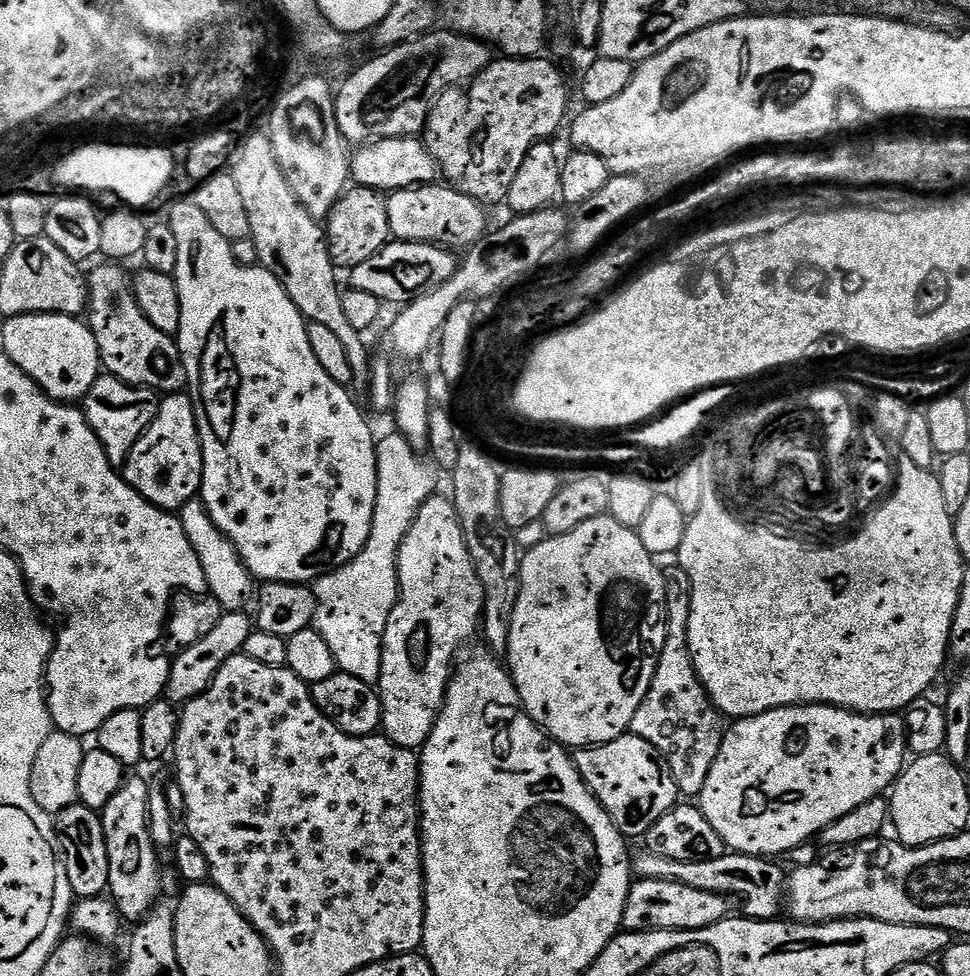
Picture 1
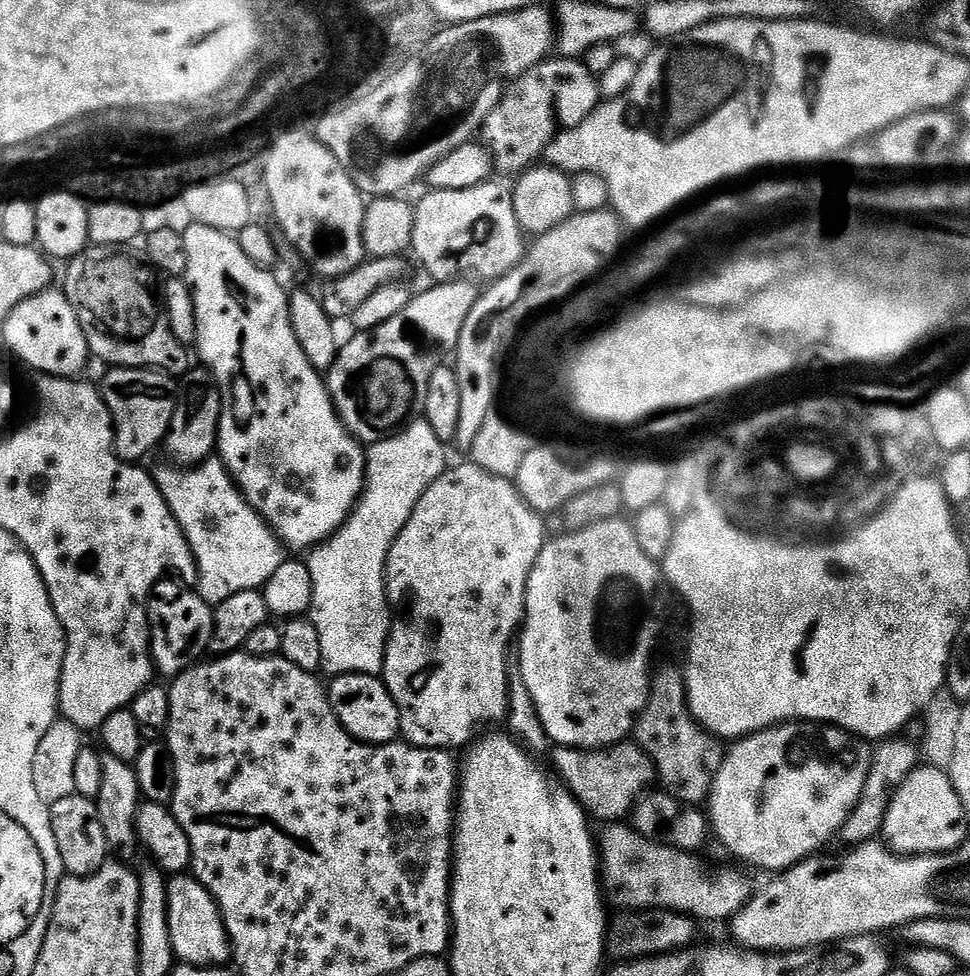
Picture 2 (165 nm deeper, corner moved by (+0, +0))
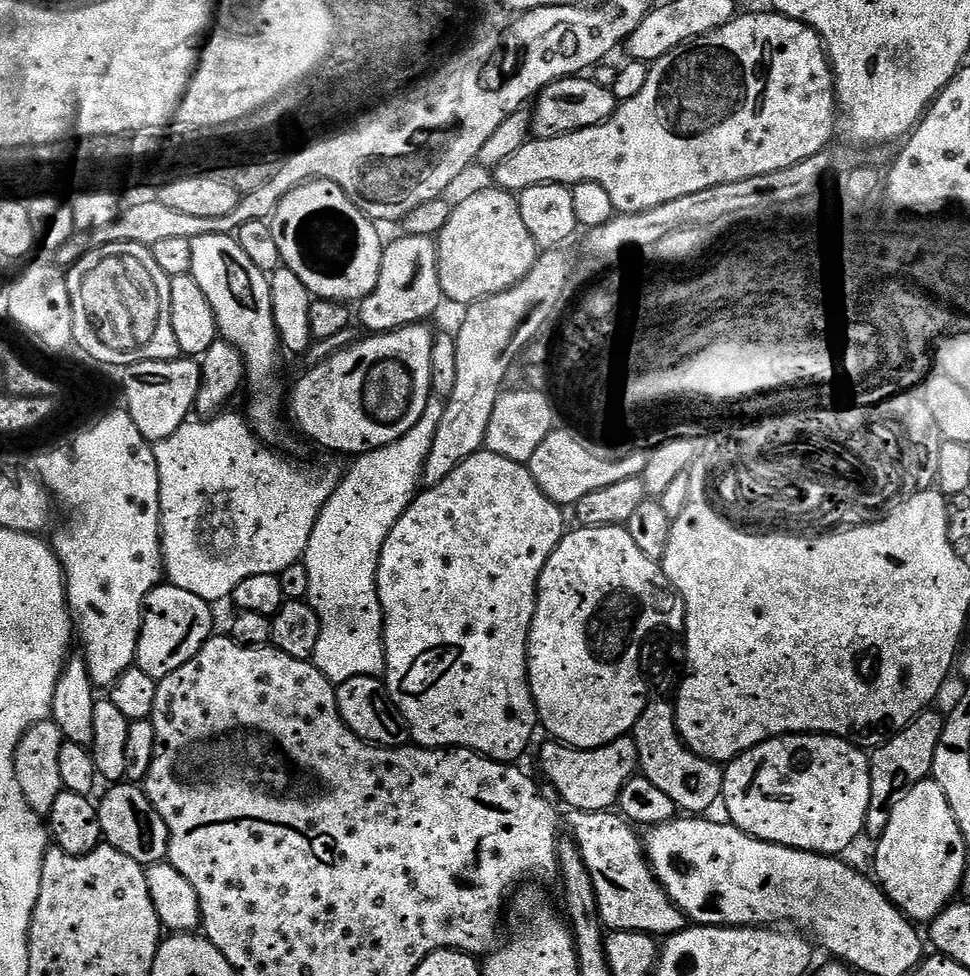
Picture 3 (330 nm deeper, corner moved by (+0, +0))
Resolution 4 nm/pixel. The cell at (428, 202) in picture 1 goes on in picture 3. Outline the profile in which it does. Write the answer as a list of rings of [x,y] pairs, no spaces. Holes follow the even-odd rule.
[[[489,186],[473,196],[457,203],[450,214],[450,222],[440,231],[438,237],[438,259],[440,262],[440,285],[444,291],[445,301],[453,300],[456,304],[467,306],[484,300],[499,292],[506,292],[520,280],[524,280],[536,265],[538,249],[534,238],[530,238],[530,230],[526,230],[526,222],[522,222],[522,214],[517,197],[502,188]]]

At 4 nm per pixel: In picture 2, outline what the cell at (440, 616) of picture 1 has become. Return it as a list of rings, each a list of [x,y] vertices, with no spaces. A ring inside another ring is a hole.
[[[466,462],[466,464],[456,464],[445,467],[443,474],[441,474],[433,484],[426,490],[426,494],[422,494],[422,498],[418,502],[418,506],[414,506],[414,514],[410,514],[410,522],[406,522],[406,526],[402,526],[402,530],[398,534],[398,538],[394,542],[394,546],[388,555],[388,570],[386,573],[386,587],[388,589],[388,602],[394,609],[392,617],[392,629],[388,631],[388,648],[384,652],[384,671],[382,679],[384,685],[390,690],[390,694],[394,698],[394,702],[400,711],[400,730],[403,739],[409,744],[418,746],[419,748],[443,748],[445,750],[463,749],[465,746],[472,743],[474,737],[477,735],[476,727],[480,723],[492,724],[488,726],[496,726],[496,724],[505,719],[508,715],[508,673],[510,665],[508,665],[508,647],[513,647],[514,637],[519,633],[524,623],[524,599],[526,598],[526,586],[530,578],[530,570],[534,566],[534,562],[538,562],[538,554],[545,546],[546,535],[544,536],[544,520],[545,517],[541,513],[536,512],[531,506],[522,498],[522,494],[517,490],[515,483],[506,477],[496,477],[492,473],[488,473],[480,465],[473,462]]]

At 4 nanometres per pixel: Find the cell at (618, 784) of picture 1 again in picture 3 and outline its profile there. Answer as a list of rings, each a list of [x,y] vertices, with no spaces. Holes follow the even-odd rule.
[[[631,735],[620,736],[601,748],[569,748],[548,742],[540,752],[540,768],[552,788],[576,812],[606,812],[619,801],[622,786],[637,775],[638,750]]]

